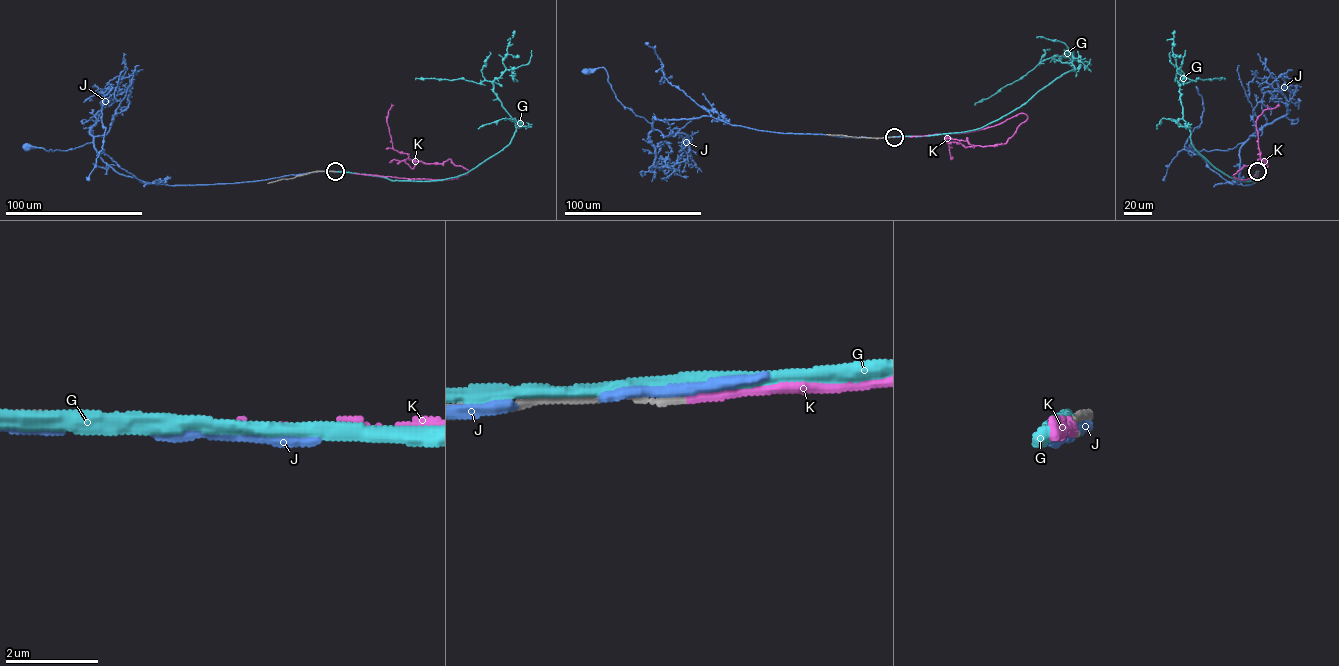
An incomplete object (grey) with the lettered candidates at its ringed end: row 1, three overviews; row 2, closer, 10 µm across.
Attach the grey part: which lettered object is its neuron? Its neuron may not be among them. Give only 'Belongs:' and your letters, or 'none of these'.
Belongs: K

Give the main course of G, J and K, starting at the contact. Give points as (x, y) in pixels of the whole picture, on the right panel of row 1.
G: (1257, 171), (1252, 181), (1230, 177), (1215, 168), (1191, 143), (1190, 132), (1183, 118), (1178, 82), (1225, 79)
J: (1257, 171), (1253, 184), (1236, 184), (1240, 148), (1243, 143), (1227, 150), (1190, 151), (1187, 148), (1190, 147)
K: (1257, 171), (1252, 179), (1233, 176), (1258, 159), (1266, 163), (1260, 157), (1256, 122), (1264, 110), (1278, 104)

